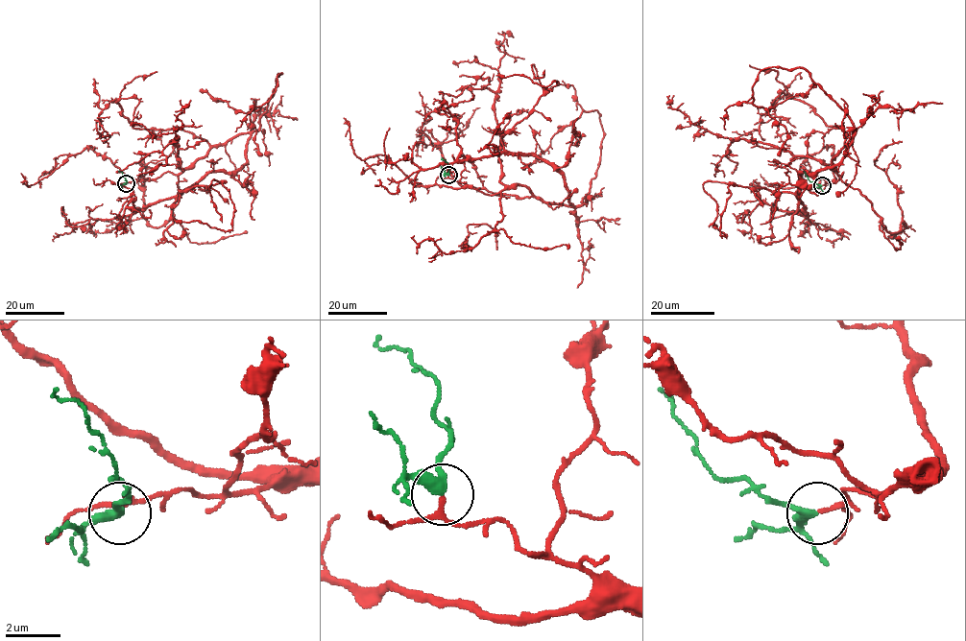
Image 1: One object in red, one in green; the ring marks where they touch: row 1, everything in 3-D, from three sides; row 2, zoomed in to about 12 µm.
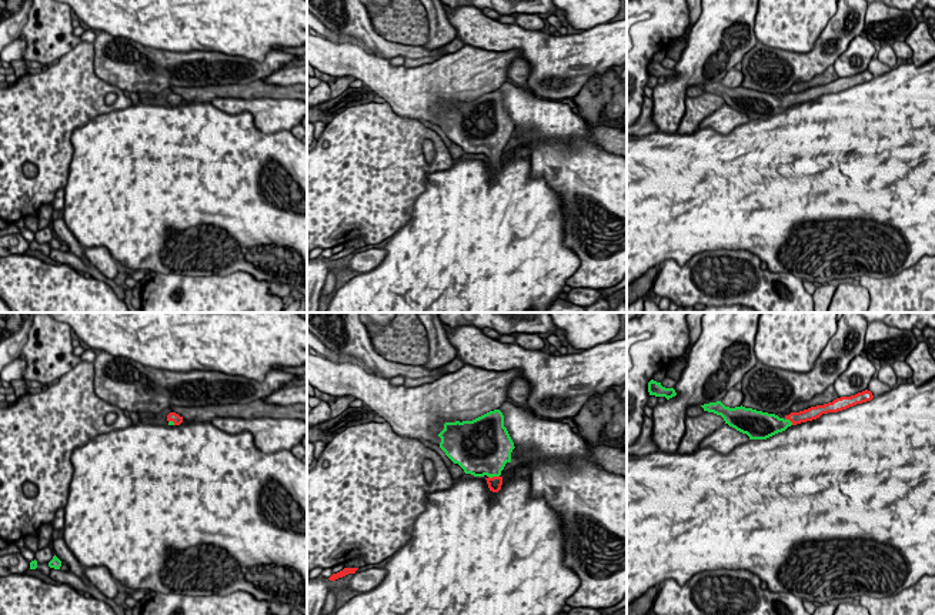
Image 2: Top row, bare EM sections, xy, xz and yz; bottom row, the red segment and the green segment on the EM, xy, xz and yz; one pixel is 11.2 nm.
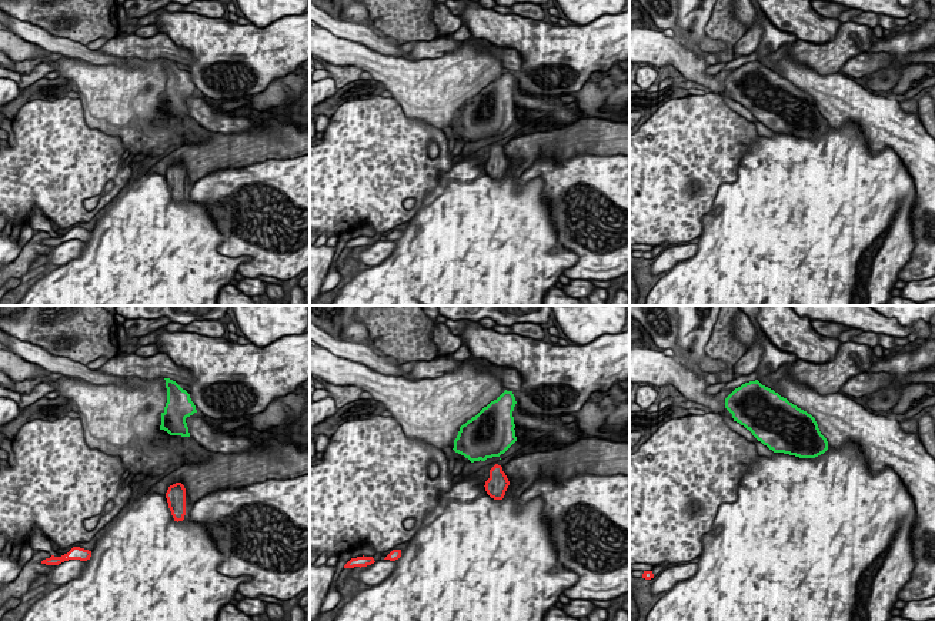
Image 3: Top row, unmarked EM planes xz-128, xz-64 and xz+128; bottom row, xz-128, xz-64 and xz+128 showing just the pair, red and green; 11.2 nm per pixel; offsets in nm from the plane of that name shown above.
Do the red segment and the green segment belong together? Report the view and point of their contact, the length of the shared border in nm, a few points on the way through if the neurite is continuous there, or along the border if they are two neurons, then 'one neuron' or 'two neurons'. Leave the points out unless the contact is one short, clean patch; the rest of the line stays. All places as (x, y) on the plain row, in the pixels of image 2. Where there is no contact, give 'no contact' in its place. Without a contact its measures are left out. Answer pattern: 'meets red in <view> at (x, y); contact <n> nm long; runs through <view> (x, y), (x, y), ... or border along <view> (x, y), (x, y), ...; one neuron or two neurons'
meets red in xz at (494, 157); contact 130 nm long; runs through xz (494, 164), (494, 157), (488, 136); one neuron

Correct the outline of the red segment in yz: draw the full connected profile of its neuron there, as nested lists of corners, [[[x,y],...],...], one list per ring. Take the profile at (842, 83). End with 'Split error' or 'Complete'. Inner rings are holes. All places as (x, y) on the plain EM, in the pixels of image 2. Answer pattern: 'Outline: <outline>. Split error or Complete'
Outline: [[[865,70],[851,77],[837,78],[832,83],[824,86],[811,87],[799,93],[791,93],[784,98],[779,98],[775,94],[745,88],[742,86],[729,88],[721,81],[704,84],[701,87],[704,91],[721,96],[725,104],[742,114],[747,114],[749,120],[767,120],[778,113],[785,111],[791,106],[812,101],[819,98],[822,94],[838,93],[856,84],[871,81],[872,78],[872,73]]]. Split error

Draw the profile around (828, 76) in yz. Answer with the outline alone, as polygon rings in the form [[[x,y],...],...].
[[[829,66],[824,73],[815,76],[814,78],[794,84],[791,87],[791,93],[799,93],[811,87],[824,86],[824,84],[832,83],[837,78],[838,76],[835,73],[834,66]]]

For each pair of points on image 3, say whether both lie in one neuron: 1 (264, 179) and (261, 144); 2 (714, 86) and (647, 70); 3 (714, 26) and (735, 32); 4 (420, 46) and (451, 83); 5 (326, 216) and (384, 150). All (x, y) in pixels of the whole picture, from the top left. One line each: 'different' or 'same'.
1: different
2: different
3: same
4: different
5: same

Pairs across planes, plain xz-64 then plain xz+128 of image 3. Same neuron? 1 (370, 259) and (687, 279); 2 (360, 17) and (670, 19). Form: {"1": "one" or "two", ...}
{"1": "two", "2": "one"}

